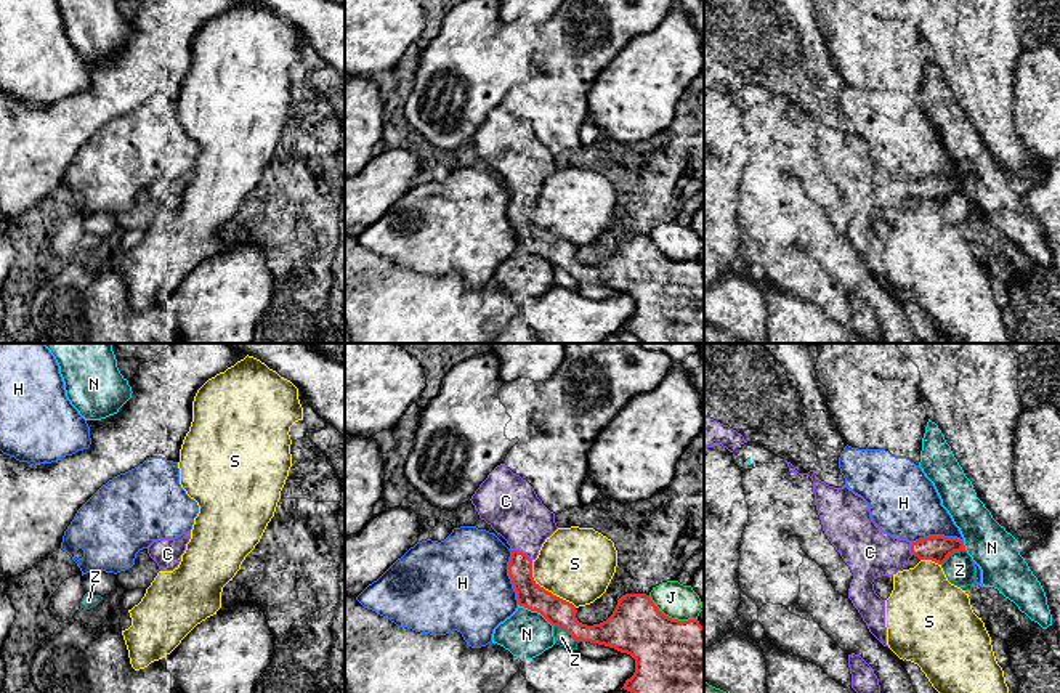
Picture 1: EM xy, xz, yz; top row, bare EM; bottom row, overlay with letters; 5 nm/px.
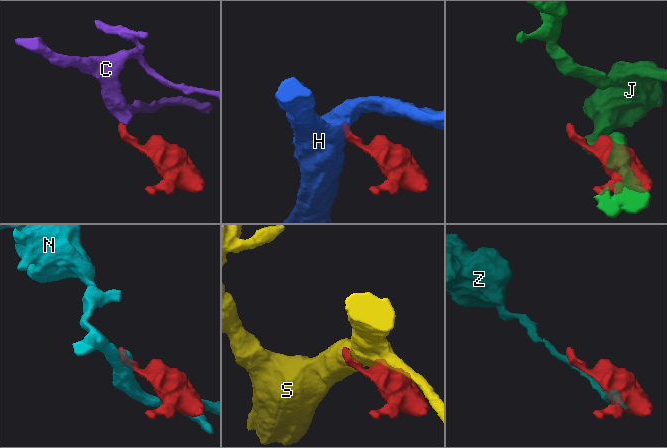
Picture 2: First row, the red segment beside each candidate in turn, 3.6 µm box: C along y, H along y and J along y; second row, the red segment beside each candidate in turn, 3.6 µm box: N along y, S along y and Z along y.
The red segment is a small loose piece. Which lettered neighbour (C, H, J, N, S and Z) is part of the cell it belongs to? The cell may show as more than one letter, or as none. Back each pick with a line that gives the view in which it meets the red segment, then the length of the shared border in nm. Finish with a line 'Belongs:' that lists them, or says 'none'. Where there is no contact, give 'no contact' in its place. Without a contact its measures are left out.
C: xz | 120 nm
Belongs: C

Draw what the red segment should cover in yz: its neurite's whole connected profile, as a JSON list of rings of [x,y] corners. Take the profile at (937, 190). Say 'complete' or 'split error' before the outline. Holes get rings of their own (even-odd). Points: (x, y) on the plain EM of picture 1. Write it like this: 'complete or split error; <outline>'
split error; [[[815,111],[799,116],[811,119],[823,172],[853,213],[848,239],[869,273],[888,287],[885,241],[876,234],[872,223],[901,212],[912,196],[943,205],[954,192],[965,191],[964,181],[945,176],[929,176],[916,183],[896,180],[872,162],[868,143],[847,127],[829,127]]]

